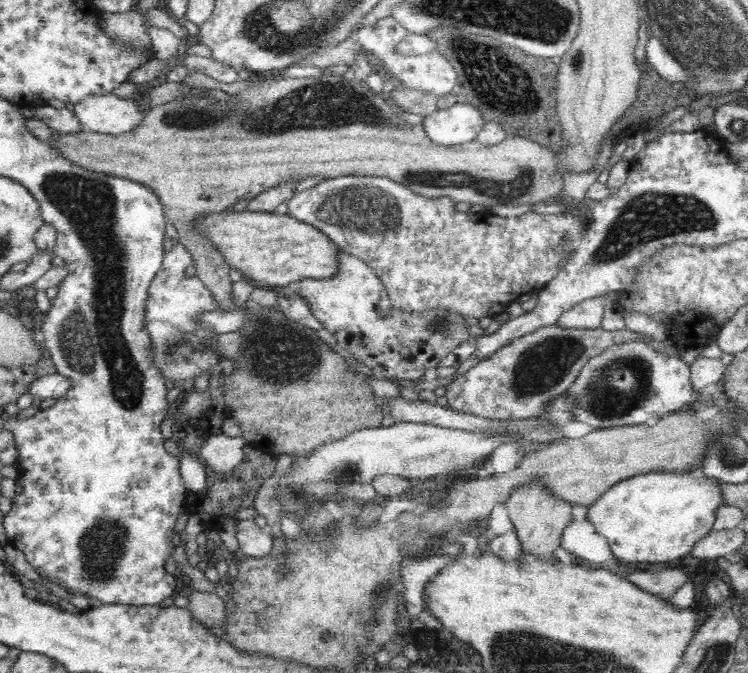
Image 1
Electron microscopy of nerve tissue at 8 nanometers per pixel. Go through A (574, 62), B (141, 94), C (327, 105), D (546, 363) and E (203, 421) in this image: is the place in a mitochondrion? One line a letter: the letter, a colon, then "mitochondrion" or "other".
A: mitochondrion
B: other
C: mitochondrion
D: mitochondrion
E: mitochondrion

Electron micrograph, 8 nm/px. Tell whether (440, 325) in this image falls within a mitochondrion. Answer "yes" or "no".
yes

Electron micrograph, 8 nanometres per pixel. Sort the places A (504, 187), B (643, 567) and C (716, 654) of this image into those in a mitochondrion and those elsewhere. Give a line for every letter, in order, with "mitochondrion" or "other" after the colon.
A: mitochondrion
B: other
C: mitochondrion

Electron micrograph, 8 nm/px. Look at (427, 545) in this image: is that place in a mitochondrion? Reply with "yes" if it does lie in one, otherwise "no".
yes

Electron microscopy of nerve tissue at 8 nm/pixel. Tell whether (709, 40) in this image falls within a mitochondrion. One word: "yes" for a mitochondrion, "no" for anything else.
yes

